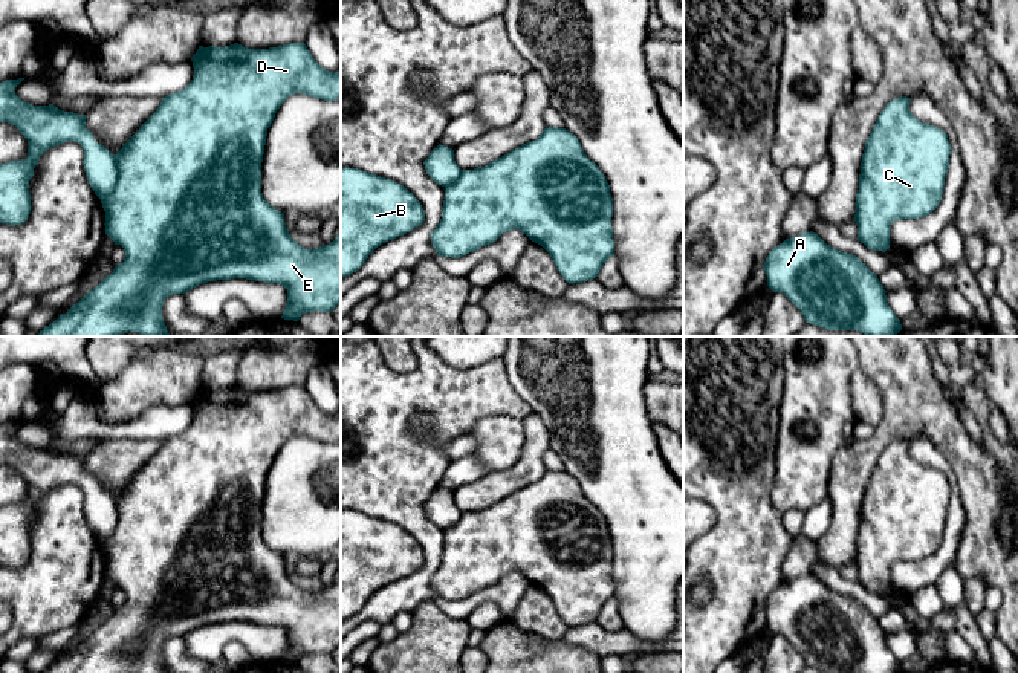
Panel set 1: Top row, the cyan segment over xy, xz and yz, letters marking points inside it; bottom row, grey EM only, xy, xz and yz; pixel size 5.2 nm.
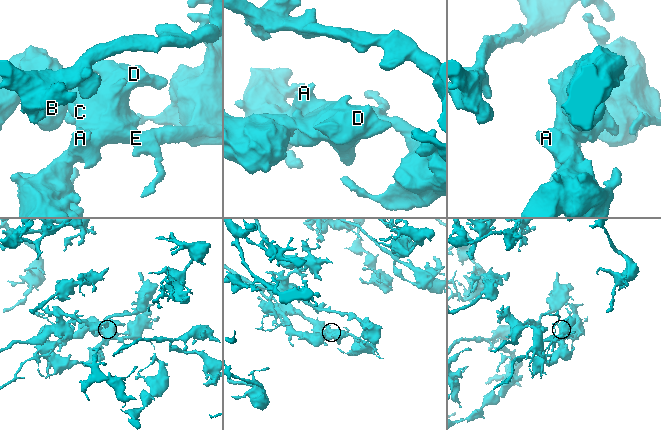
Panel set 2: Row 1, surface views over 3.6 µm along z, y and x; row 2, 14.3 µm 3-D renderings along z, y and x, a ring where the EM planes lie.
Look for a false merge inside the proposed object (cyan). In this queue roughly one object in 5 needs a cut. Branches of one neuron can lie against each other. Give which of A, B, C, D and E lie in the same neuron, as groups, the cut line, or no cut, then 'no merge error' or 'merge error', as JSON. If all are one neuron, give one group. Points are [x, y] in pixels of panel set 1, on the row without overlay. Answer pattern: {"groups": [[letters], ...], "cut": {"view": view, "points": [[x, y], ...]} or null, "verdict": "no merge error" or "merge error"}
{"groups": [["A", "B", "C", "D", "E"]], "cut": null, "verdict": "no merge error"}

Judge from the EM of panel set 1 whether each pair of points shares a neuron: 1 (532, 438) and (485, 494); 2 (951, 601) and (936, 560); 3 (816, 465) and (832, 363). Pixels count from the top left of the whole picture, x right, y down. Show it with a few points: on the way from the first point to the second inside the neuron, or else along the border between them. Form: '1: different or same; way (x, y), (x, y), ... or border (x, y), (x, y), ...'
1: same; way (532, 455), (502, 484)
2: different; border (954, 563), (934, 585)
3: same; way (821, 439), (823, 418), (830, 410), (830, 389)

